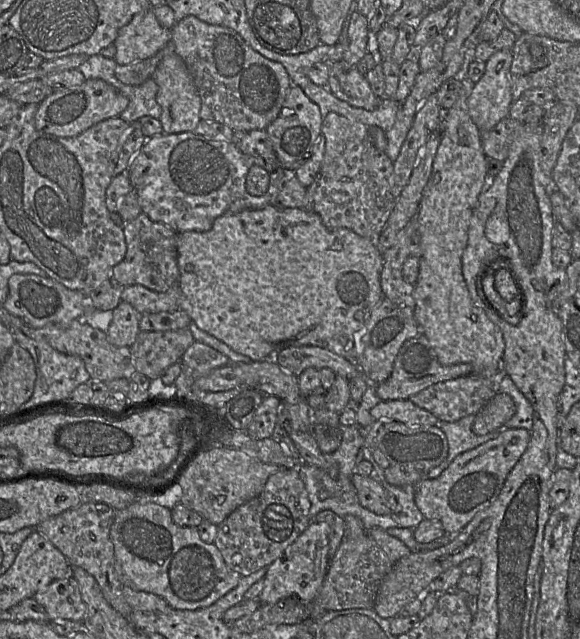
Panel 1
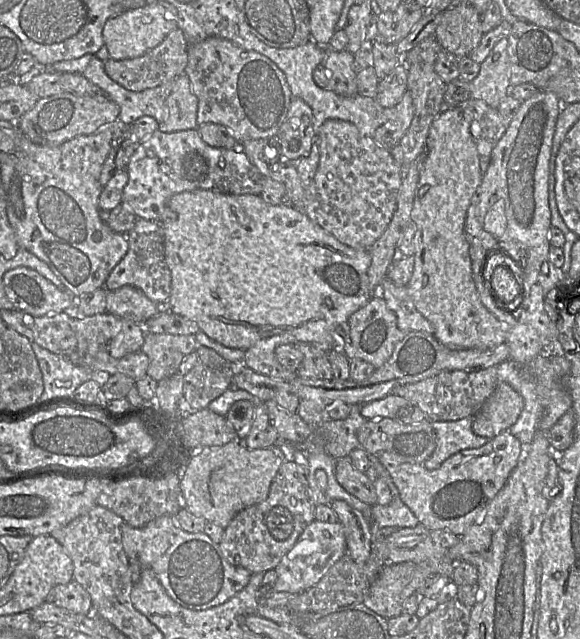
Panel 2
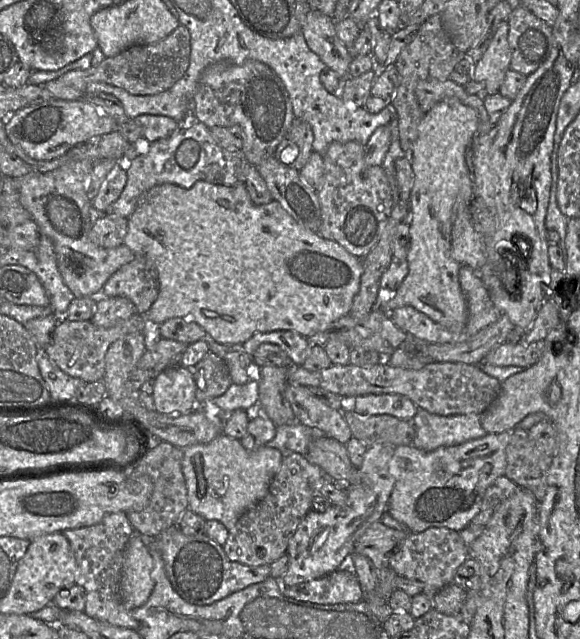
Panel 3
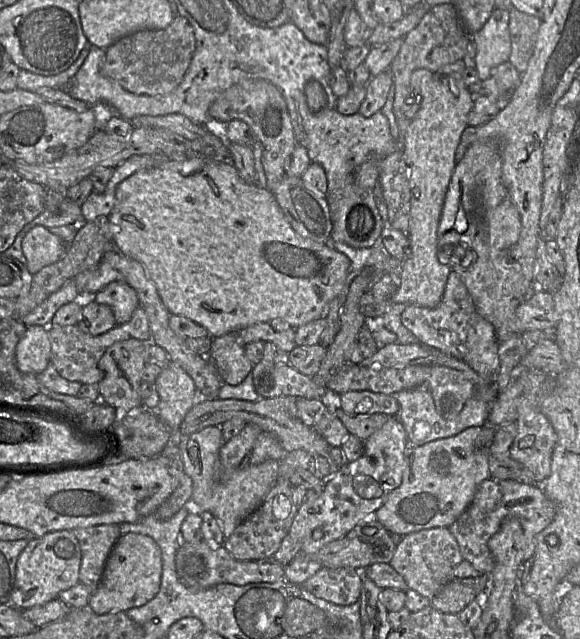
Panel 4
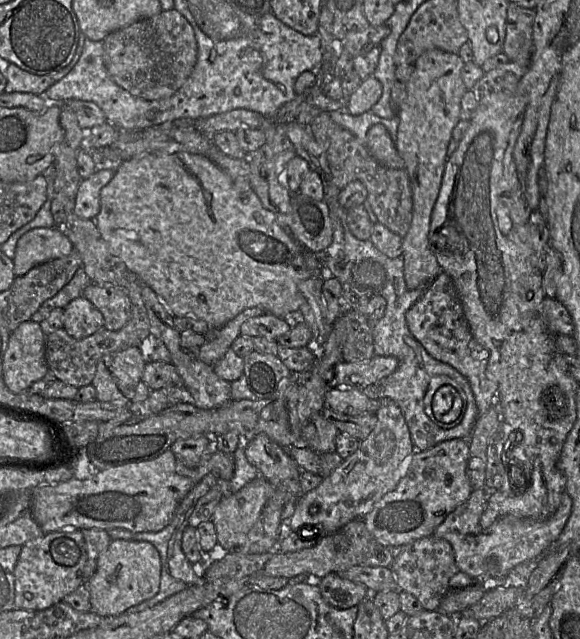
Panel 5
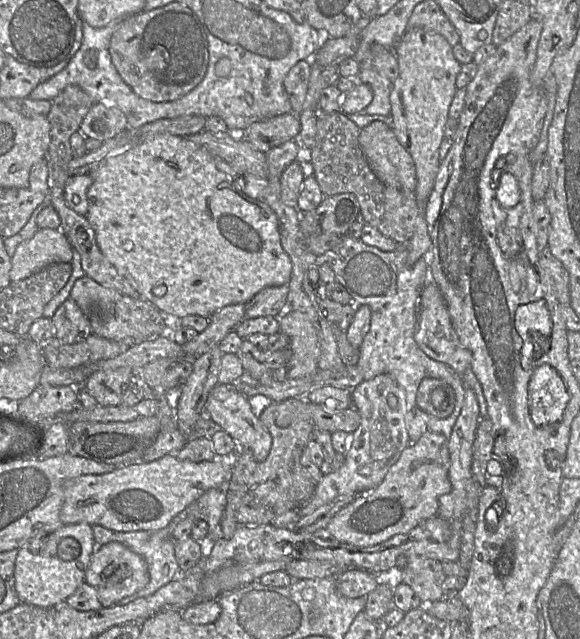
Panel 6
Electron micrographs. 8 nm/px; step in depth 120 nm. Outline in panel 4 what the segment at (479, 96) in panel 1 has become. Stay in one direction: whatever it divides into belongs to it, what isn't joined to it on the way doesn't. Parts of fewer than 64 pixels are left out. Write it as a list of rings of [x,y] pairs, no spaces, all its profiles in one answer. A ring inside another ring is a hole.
[[[495,8],[483,28],[471,36],[476,44],[476,67],[480,81],[490,77],[493,67],[509,61],[511,39],[510,10]]]

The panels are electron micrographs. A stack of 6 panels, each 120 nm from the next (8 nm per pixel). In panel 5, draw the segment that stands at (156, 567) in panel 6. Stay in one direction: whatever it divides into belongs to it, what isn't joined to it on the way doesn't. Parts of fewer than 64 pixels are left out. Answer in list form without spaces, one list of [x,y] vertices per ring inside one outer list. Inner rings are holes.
[[[206,475],[200,482],[195,484],[177,506],[171,522],[159,532],[131,532],[118,528],[107,530],[111,540],[145,541],[151,543],[160,555],[161,577],[159,591],[152,598],[128,608],[124,613],[134,613],[150,608],[188,587],[199,585],[203,581],[203,573],[201,573],[198,568],[195,568],[183,553],[182,535],[185,528],[188,526],[190,515],[194,510],[193,506],[209,491],[210,486],[215,484],[216,479],[213,475]]]

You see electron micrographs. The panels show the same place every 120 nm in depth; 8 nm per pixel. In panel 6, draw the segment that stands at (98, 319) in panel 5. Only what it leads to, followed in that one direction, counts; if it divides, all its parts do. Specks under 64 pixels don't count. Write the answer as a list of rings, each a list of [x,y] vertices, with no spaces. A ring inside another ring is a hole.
[[[71,298],[67,299],[51,318],[54,337],[63,344],[77,344],[91,334],[91,326],[82,310]]]

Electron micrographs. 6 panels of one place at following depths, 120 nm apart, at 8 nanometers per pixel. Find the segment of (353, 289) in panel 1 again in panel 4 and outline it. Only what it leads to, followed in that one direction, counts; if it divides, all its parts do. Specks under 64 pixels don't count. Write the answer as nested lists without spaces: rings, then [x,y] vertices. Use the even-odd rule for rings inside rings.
[[[210,160],[200,171],[190,175],[181,174],[182,162],[165,161],[157,167],[139,170],[124,179],[116,188],[115,206],[108,216],[113,247],[143,266],[148,277],[155,284],[157,292],[170,315],[190,319],[204,327],[212,338],[239,332],[256,323],[282,320],[297,329],[313,320],[324,318],[330,301],[337,297],[343,297],[347,289],[350,281],[350,260],[348,257],[335,250],[329,243],[318,243],[297,234],[277,203],[275,195],[258,184],[250,184],[244,181],[232,162]]]

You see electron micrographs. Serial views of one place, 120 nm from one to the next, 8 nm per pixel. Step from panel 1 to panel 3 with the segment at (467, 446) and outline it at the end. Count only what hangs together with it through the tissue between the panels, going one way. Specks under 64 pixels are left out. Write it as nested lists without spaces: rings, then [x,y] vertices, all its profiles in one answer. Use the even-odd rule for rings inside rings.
[[[417,407],[411,422],[415,427],[412,446],[422,451],[456,446],[487,434],[475,413],[441,416]]]

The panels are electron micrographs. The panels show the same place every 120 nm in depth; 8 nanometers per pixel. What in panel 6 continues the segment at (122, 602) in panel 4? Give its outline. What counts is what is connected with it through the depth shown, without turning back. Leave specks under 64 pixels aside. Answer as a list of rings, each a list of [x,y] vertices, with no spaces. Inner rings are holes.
[[[119,542],[96,547],[86,571],[85,583],[97,591],[103,608],[115,606],[121,599],[144,588],[149,583],[147,563],[142,556]]]

